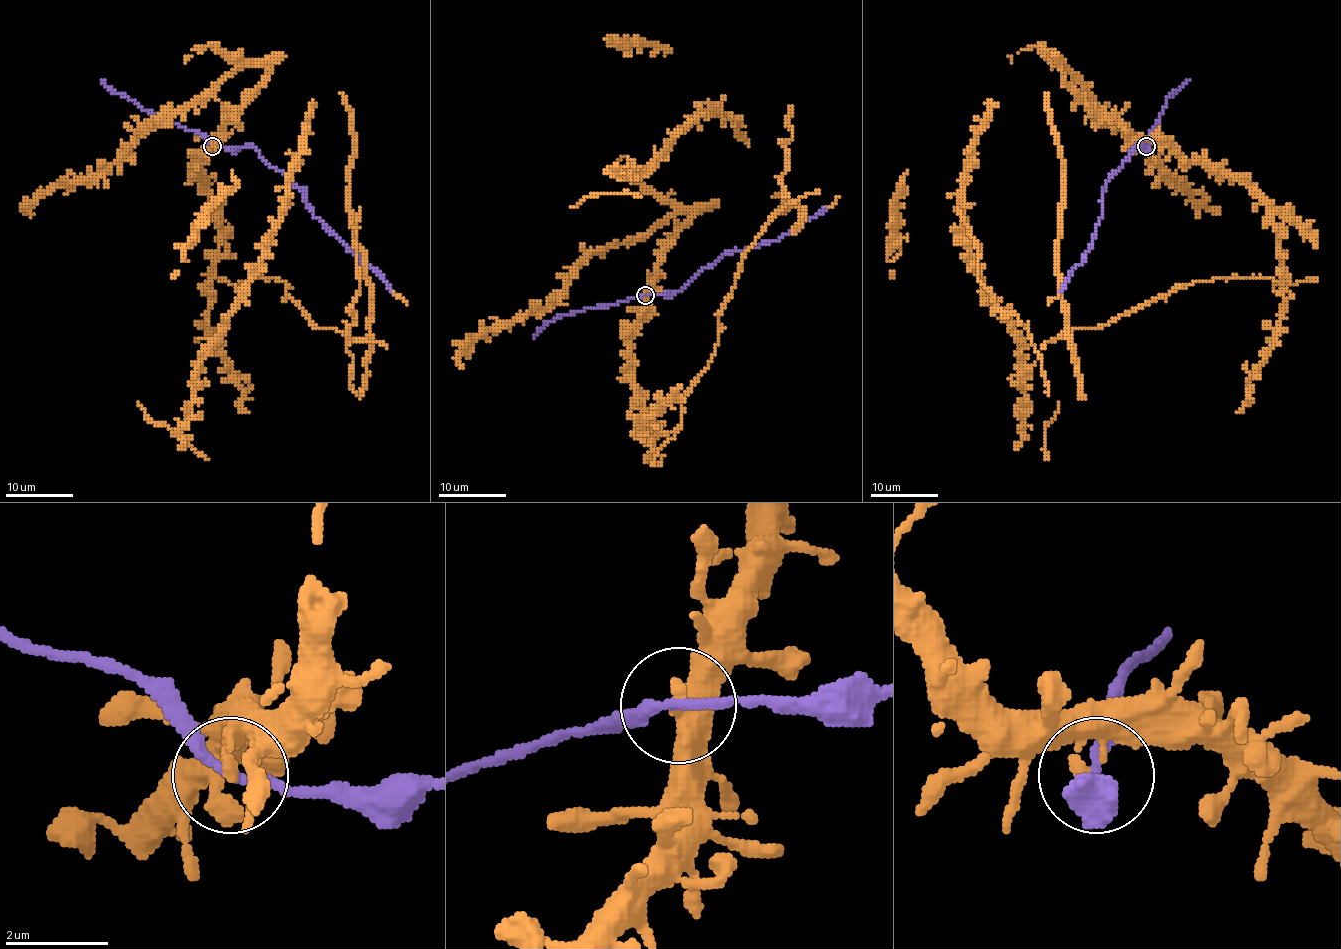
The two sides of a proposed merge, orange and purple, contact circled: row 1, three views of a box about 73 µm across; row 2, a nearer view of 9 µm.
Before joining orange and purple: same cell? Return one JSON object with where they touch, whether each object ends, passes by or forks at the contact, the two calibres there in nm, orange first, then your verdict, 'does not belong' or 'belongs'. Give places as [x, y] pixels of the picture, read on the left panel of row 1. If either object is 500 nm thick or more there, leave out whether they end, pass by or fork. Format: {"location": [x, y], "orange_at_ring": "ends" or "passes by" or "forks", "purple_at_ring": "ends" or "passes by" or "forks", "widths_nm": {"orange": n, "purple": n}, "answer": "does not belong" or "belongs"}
{"location": [212, 146], "orange_at_ring": "ends", "purple_at_ring": "passes by", "widths_nm": {"orange": 190, "purple": 200}, "answer": "belongs"}

